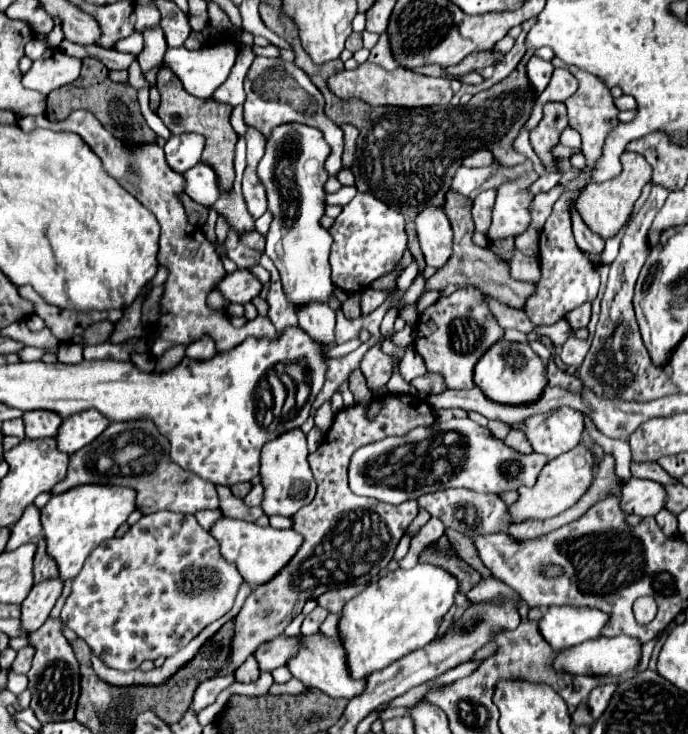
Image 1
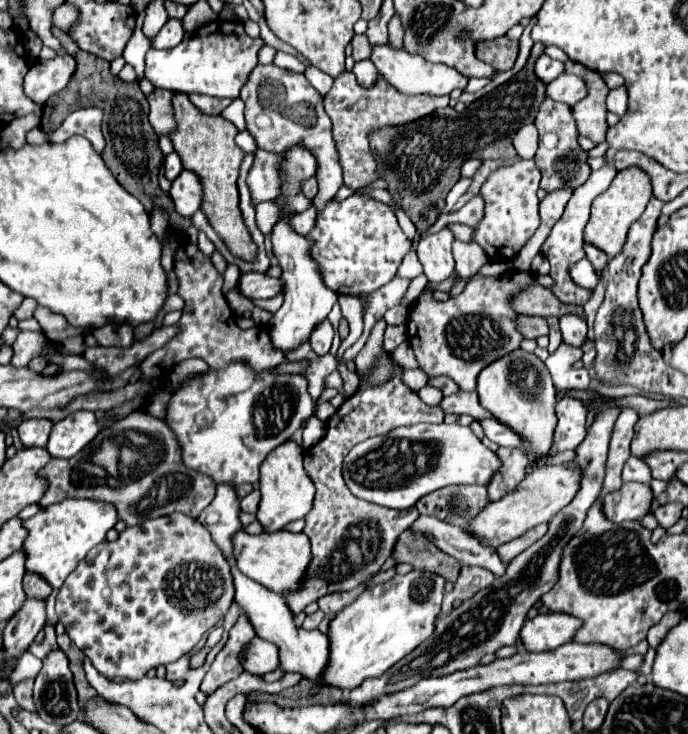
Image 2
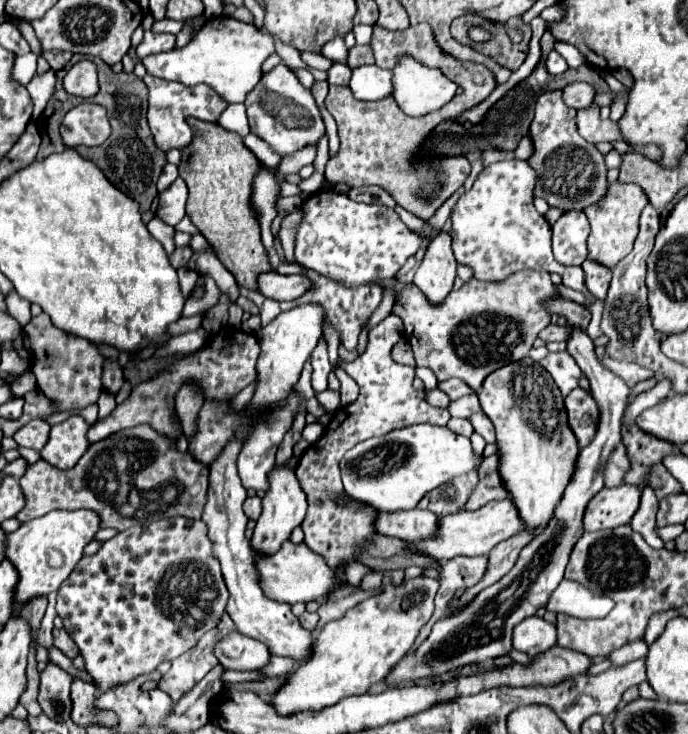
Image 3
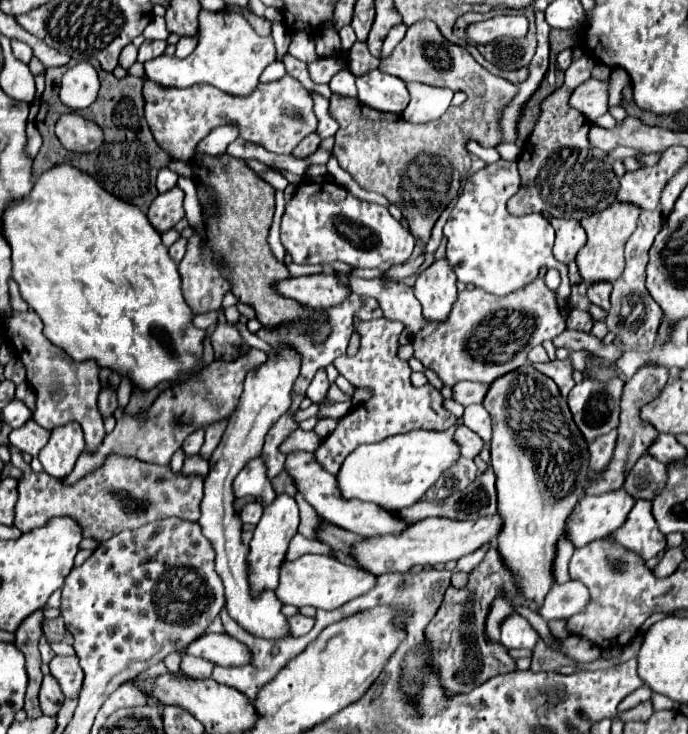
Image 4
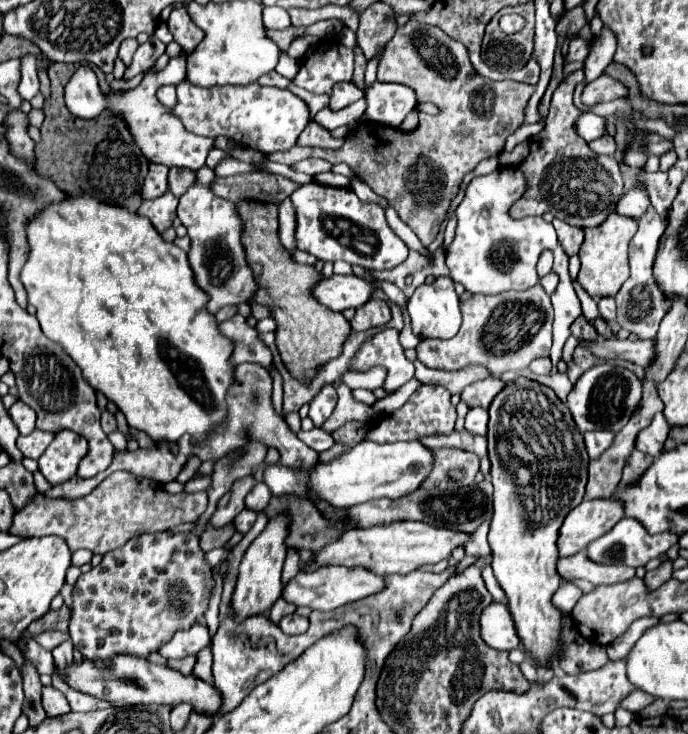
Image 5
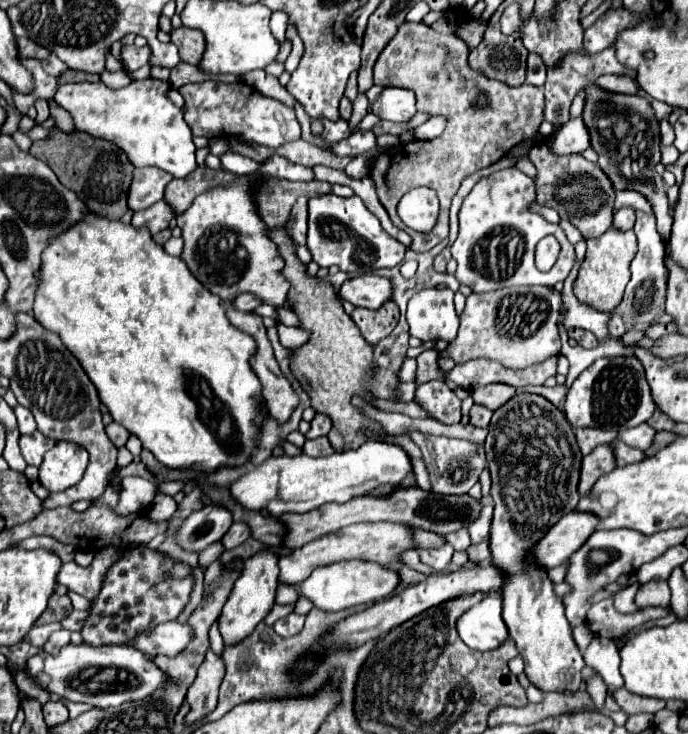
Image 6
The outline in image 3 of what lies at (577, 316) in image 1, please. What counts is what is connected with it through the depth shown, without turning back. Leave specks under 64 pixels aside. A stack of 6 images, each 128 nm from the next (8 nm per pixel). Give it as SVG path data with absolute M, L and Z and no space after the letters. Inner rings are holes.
M572 328L572 336L568 340L568 352L574 356L578 362L582 374L590 380L590 390L592 396L598 402L600 408L600 424L598 424L598 434L588 444L586 448L580 450L576 472L572 482L568 484L562 502L558 504L554 518L546 526L536 540L532 540L522 552L514 568L504 576L504 580L498 580L496 584L488 586L484 592L476 596L472 604L468 604L464 610L458 614L446 616L438 620L432 628L432 634L428 640L412 654L406 656L394 672L386 678L386 684L414 684L418 680L430 678L430 676L440 676L450 670L468 666L468 664L478 664L484 660L494 660L498 656L506 656L512 650L512 628L522 622L528 616L534 616L538 608L546 606L546 600L550 594L556 590L556 586L564 578L564 568L568 564L568 556L574 548L574 544L582 536L582 516L584 508L590 502L592 496L596 496L604 488L602 480L602 470L604 464L610 456L610 452L620 444L620 418L624 414L624 406L628 402L630 388L622 378L618 378L612 370L608 370L600 358L594 354L594 344L588 338L586 332L580 328ZM548 548L548 550L546 550Z

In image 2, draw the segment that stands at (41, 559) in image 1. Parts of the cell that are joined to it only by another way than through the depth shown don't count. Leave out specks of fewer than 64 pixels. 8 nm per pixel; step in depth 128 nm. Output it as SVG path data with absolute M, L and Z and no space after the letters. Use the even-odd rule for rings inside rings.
M26 574L24 576L24 592L26 598L36 598L36 600L46 600L52 592L52 588L48 586L48 582L44 582L40 576L36 574Z

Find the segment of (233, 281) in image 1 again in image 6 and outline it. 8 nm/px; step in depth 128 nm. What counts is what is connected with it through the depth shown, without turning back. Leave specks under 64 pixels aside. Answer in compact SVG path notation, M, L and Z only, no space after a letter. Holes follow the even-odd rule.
M364 274L344 282L342 298L352 302L354 306L376 310L392 298L392 282L382 276Z

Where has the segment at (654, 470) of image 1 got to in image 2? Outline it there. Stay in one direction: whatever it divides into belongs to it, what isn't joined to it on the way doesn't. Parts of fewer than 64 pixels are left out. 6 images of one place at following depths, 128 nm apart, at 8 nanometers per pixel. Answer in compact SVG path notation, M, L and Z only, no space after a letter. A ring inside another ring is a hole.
M630 456L628 462L624 464L624 470L622 470L622 482L632 482L632 480L642 482L642 484L650 484L650 480L652 480L646 462L636 456Z

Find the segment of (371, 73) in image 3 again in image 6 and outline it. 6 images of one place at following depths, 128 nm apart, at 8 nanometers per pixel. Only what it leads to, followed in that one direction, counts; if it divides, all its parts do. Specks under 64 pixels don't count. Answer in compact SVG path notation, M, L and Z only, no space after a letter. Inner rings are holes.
M384 88L374 104L374 114L390 122L408 122L416 114L416 98L412 90Z

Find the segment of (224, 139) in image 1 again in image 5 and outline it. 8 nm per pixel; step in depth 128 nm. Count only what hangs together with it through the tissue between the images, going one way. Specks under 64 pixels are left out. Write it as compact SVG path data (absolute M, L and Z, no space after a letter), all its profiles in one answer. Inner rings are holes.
M240 202L236 206L246 224L242 244L246 248L248 264L260 284L260 292L256 292L254 302L266 304L274 312L274 320L278 322L276 346L288 372L300 382L310 382L320 366L342 354L344 340L350 336L352 326L340 312L332 312L312 296L314 284L324 276L316 272L314 266L296 264L292 254L282 246L278 236L278 208L274 204L252 202Z

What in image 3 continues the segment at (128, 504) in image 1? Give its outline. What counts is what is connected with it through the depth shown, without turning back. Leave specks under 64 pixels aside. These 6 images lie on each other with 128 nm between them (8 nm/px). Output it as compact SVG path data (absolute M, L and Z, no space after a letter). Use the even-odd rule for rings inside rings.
M52 510L52 512L40 516L32 522L22 524L16 532L6 536L4 558L18 572L18 584L16 584L16 592L12 598L12 604L14 604L12 616L18 616L20 608L28 600L38 598L38 596L48 596L50 592L60 588L60 584L68 578L72 568L82 558L84 546L90 544L90 540L98 532L98 528L100 528L100 518L96 516L96 512L90 512L90 510Z

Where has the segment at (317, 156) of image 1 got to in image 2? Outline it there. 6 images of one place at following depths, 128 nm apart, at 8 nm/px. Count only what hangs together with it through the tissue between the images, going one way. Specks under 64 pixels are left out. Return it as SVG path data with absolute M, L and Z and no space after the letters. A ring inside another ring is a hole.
M290 148L284 154L284 174L286 174L286 194L300 194L300 180L306 180L316 174L316 158L304 148ZM288 216L282 218L274 230L272 230L272 244L274 244L274 256L278 258L280 266L282 266L282 280L284 280L284 304L278 312L272 314L268 326L268 334L272 336L272 344L276 344L276 350L292 352L298 346L302 346L304 342L310 340L310 334L314 332L314 328L328 316L328 312L332 310L332 306L336 304L338 296L336 292L332 292L326 284L324 278L318 270L318 266L314 264L314 260L310 258L310 244L304 236L296 234L290 230L288 226Z

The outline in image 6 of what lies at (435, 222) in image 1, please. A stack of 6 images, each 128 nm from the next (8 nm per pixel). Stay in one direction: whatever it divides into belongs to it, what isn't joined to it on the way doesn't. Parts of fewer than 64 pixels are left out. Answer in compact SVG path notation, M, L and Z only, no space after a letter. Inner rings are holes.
M450 288L420 290L408 302L408 324L410 324L410 336L414 336L422 342L428 342L428 340L452 342L458 332L458 316L454 310L454 292Z

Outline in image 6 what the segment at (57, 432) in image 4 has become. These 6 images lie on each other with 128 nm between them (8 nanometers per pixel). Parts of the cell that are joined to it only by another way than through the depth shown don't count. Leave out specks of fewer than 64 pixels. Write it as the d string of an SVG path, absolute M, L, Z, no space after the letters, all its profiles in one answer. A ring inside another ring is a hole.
M56 442L44 456L40 466L40 484L48 492L62 492L78 484L88 466L88 452L70 442Z

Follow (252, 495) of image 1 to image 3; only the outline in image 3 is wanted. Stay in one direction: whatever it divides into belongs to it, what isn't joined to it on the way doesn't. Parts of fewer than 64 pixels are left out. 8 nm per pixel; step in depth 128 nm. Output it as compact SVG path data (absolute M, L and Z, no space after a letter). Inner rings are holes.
M258 496L246 498L246 502L244 502L244 512L246 512L246 516L248 516L250 520L258 520L258 516L260 516L260 512L262 512L262 502L260 502L260 498L258 498Z

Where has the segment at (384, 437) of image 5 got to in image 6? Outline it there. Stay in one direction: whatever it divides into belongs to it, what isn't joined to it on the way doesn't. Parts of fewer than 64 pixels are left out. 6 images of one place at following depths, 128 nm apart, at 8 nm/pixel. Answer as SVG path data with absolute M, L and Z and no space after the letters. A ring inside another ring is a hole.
M430 380L420 386L416 392L416 402L442 424L458 424L462 418L462 400L442 380Z

